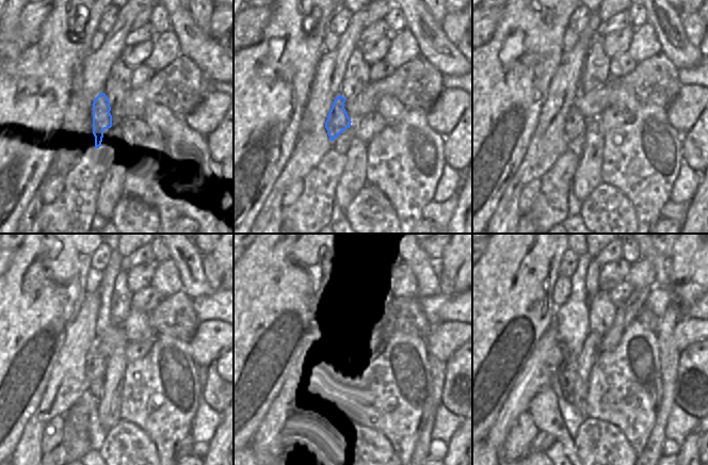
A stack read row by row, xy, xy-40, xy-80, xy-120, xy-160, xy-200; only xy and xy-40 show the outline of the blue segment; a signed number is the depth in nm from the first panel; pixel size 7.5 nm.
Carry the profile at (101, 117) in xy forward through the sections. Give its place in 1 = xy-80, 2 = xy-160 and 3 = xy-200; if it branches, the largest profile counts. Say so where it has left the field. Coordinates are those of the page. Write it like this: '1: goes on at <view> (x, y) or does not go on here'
1: goes on at xy-80 (575, 126)
2: goes on at xy-160 (330, 374)
3: goes on at xy-200 (569, 379)

